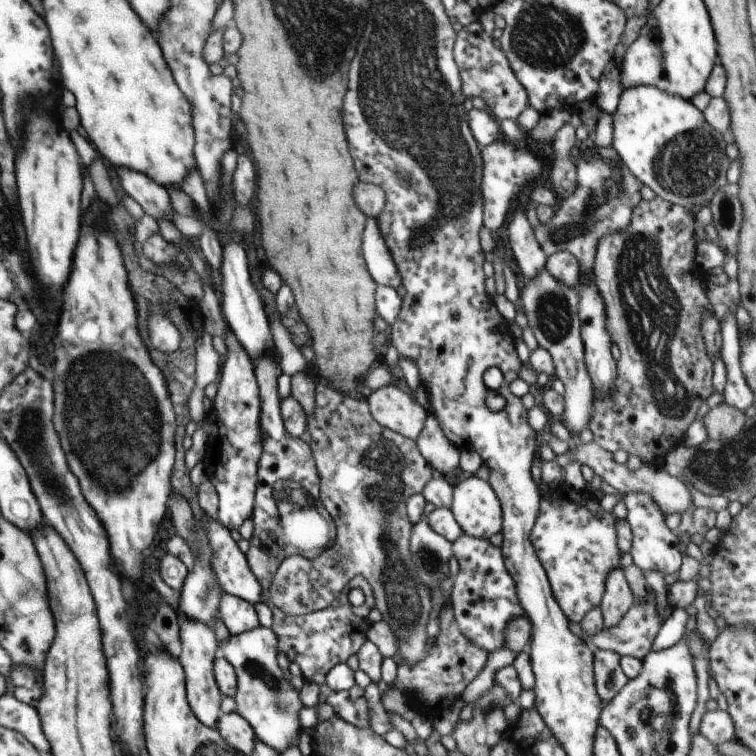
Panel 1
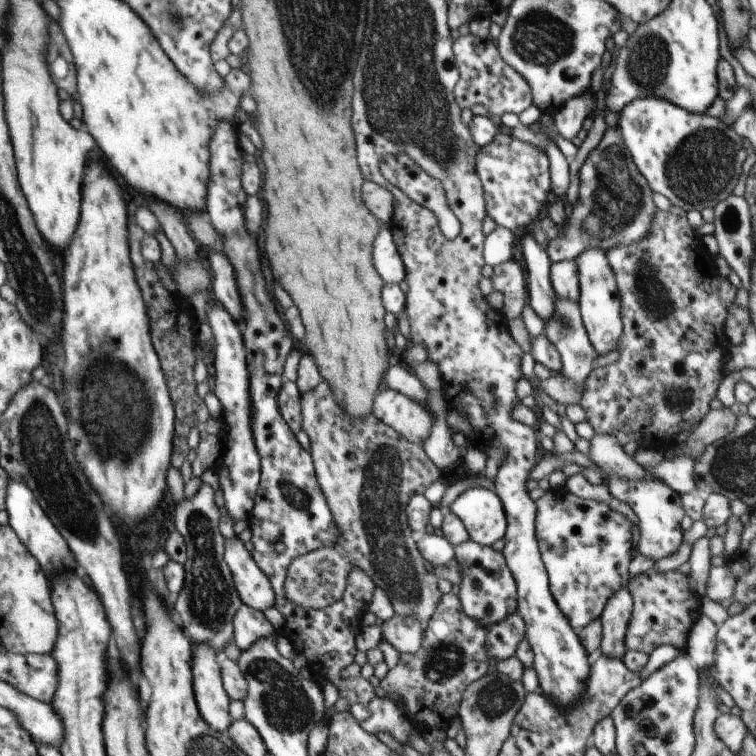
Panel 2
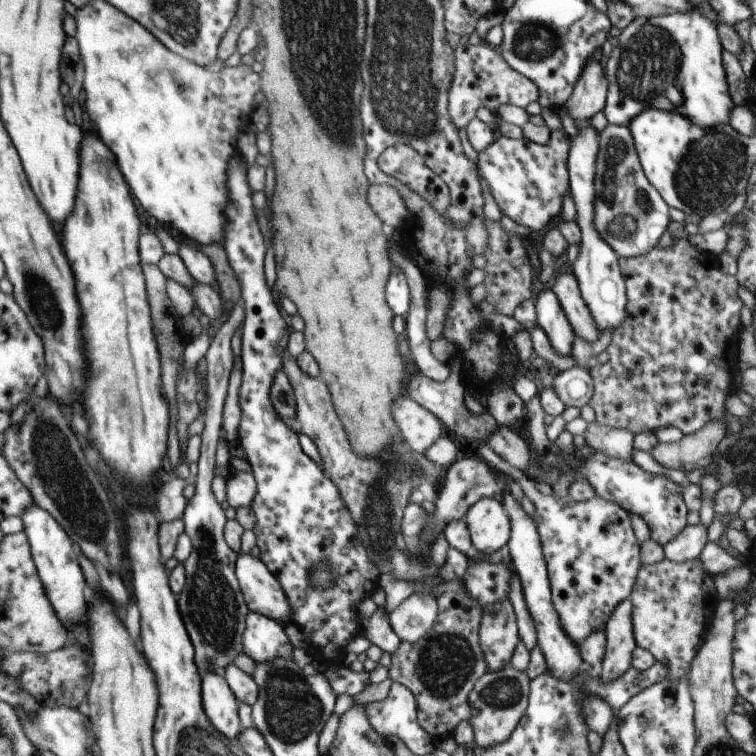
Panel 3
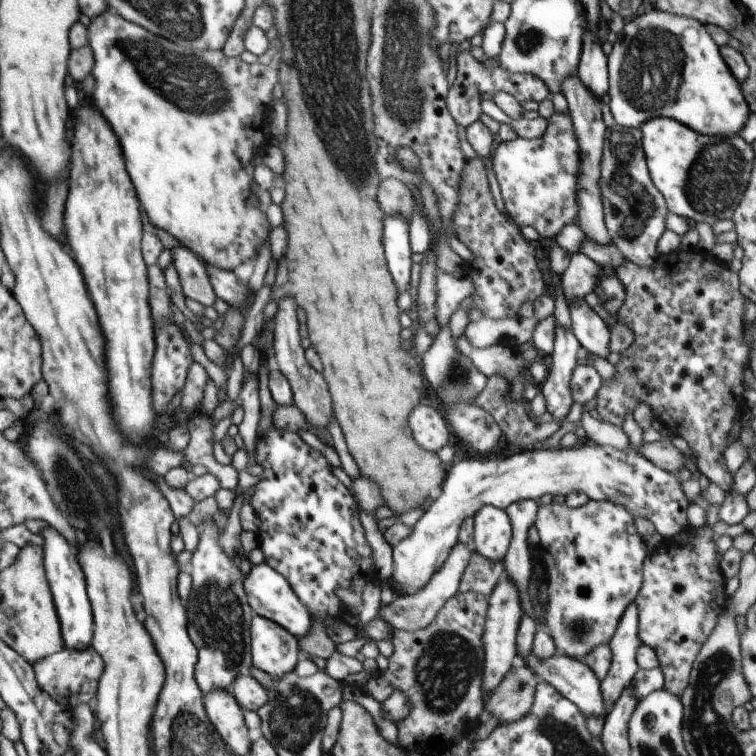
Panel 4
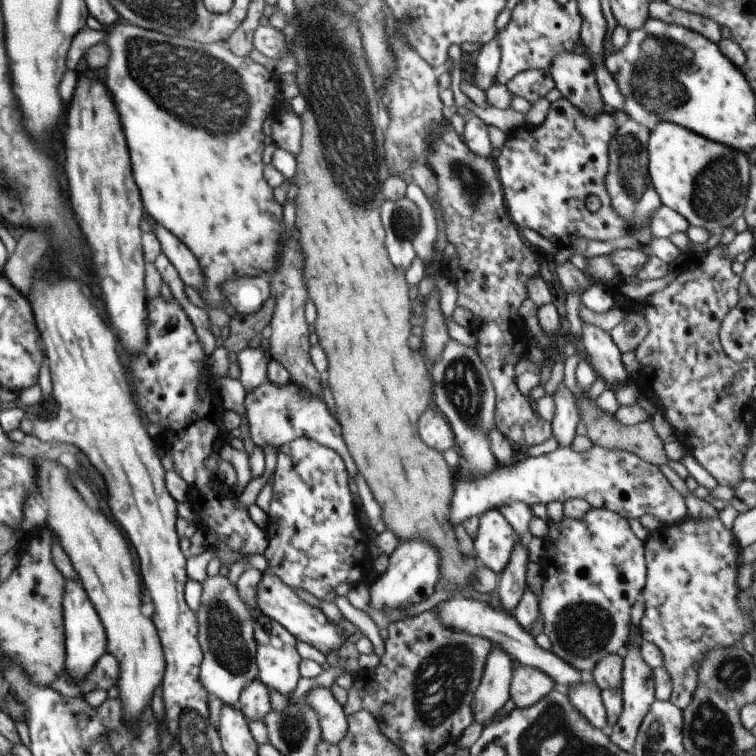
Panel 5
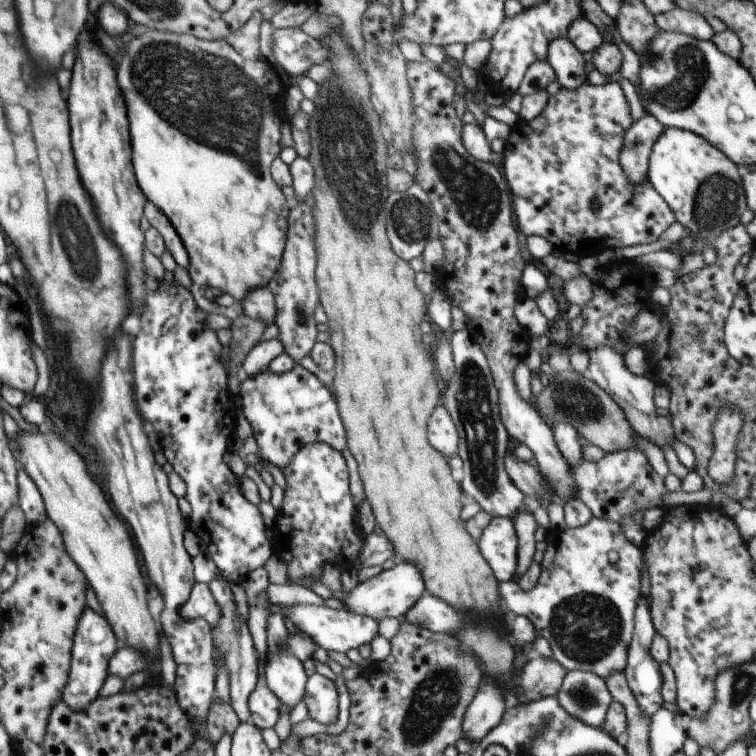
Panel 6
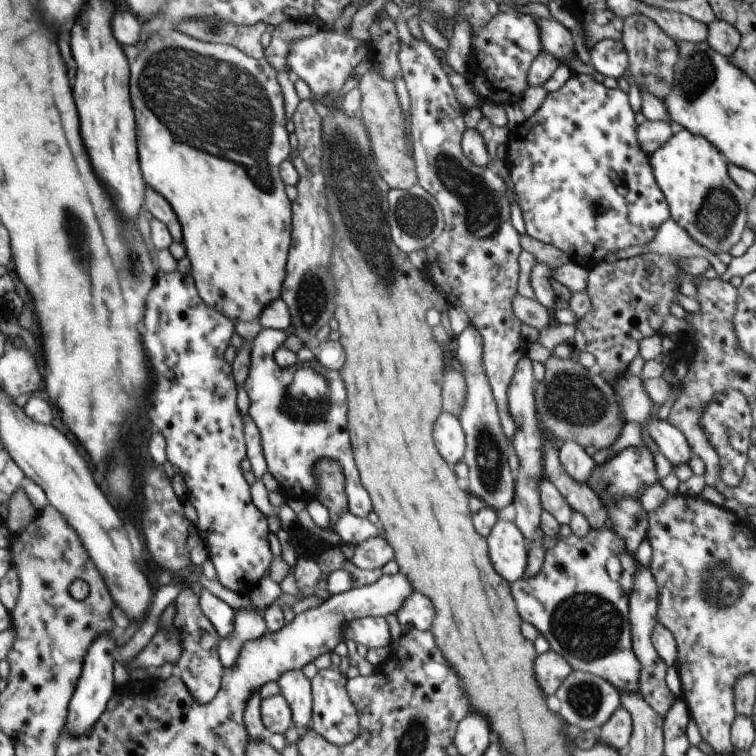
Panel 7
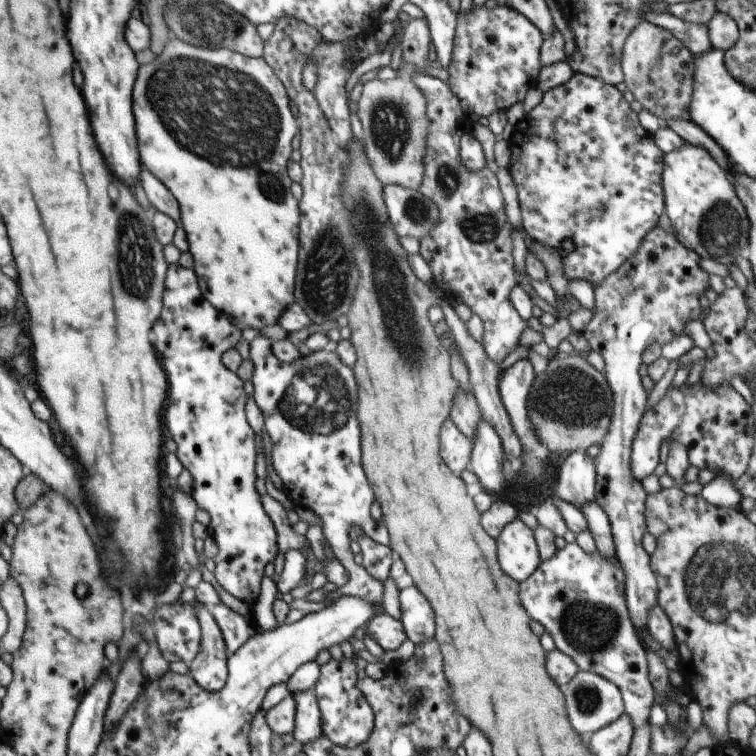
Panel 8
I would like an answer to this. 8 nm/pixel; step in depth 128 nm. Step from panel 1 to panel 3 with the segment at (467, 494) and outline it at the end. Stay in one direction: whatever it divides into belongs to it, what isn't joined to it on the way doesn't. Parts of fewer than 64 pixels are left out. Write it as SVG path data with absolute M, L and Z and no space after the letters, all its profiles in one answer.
M496 497L480 498L464 518L471 542L478 551L492 555L508 543L511 523L505 507Z

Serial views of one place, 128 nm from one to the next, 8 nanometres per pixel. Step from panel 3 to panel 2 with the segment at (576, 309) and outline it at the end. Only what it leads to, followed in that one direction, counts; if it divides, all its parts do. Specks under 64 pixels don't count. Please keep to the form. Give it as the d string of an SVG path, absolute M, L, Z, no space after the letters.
M575 260L556 261L551 264L551 284L556 296L571 302L579 301L579 271Z

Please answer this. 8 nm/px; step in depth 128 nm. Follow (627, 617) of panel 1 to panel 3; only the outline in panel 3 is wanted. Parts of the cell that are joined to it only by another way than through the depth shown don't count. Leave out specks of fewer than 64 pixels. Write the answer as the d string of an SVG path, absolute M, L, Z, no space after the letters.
M665 558L656 564L642 564L638 570L630 596L633 603L633 638L637 647L648 650L656 661L668 666L669 675L673 679L686 677L689 673L690 664L707 636L715 609L720 602L716 594L713 576L703 572L699 558L684 563L674 563Z

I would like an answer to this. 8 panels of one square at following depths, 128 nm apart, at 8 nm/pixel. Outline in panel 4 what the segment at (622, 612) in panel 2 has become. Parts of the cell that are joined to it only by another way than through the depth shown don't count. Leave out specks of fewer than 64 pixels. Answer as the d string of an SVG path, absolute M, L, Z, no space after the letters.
M632 602L622 614L615 634L609 641L611 666L601 681L601 694L607 707L607 714L639 670L637 651L642 643L638 637L637 613L638 608Z

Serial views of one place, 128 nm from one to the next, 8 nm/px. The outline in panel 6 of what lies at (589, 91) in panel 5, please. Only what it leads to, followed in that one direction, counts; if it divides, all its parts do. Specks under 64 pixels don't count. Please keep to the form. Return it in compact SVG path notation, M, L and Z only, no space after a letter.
M568 38L554 40L547 50L546 60L561 87L574 91L589 83L586 75L587 62Z

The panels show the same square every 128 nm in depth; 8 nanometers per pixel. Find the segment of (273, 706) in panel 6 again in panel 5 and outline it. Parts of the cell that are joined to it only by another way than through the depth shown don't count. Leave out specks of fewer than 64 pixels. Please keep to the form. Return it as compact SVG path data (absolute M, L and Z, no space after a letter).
M259 679L250 681L239 695L236 708L248 721L262 721L272 709L267 687Z

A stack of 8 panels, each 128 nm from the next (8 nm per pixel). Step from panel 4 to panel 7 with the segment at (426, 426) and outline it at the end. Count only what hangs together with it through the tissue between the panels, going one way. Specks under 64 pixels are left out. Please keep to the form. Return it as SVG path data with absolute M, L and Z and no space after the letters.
M448 411L442 412L434 424L434 442L448 464L463 459L466 451L465 435L459 418Z

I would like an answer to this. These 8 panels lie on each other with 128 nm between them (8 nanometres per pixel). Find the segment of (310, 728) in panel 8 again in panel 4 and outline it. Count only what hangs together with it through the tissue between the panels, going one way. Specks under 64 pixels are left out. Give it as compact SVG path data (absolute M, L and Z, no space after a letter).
M255 614L250 647L253 666L272 678L294 671L300 659L297 638L276 622Z

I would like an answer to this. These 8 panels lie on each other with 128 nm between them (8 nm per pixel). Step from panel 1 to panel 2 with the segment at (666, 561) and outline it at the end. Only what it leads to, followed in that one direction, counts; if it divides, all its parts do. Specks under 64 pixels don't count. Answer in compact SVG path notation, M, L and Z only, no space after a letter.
M608 477L608 482L604 487L610 495L620 501L624 501L634 511L638 518L638 542L636 550L642 556L653 560L655 563L664 558L673 556L678 548L683 544L683 530L679 522L686 515L683 508L680 494L676 493L670 486L663 481L634 481L631 479Z

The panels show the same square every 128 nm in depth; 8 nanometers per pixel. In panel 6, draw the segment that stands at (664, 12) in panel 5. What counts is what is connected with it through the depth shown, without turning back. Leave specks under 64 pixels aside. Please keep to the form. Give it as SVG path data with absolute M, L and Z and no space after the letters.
M679 7L657 14L654 19L659 30L683 33L702 41L710 41L716 34L702 15Z

